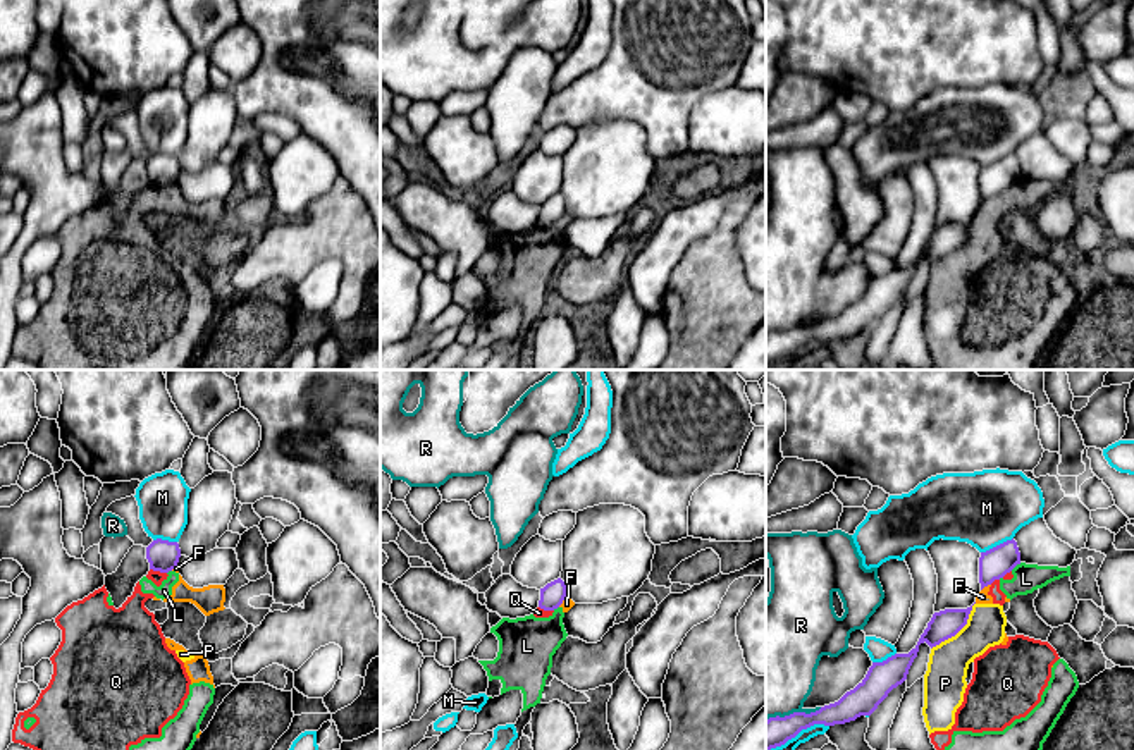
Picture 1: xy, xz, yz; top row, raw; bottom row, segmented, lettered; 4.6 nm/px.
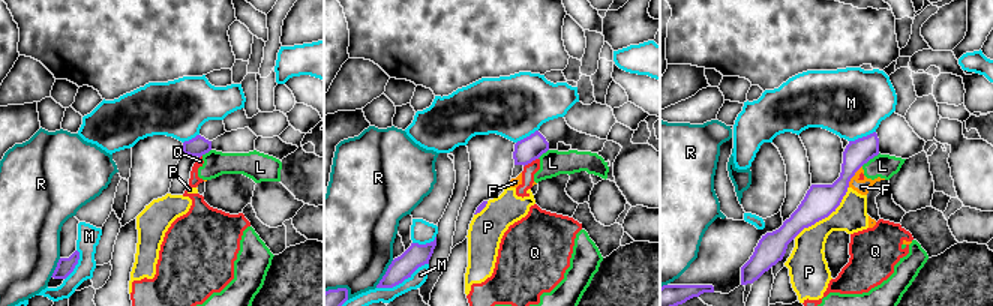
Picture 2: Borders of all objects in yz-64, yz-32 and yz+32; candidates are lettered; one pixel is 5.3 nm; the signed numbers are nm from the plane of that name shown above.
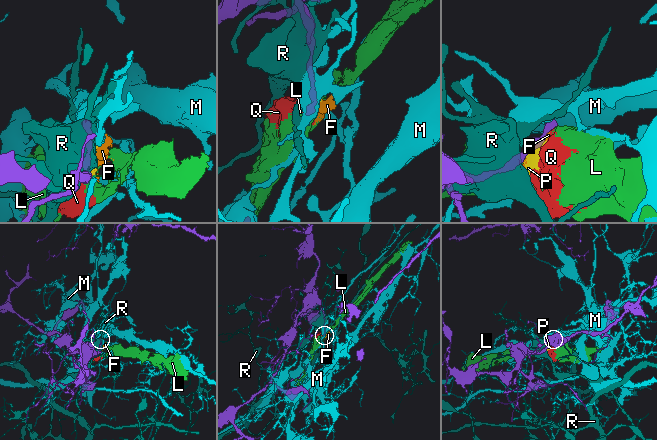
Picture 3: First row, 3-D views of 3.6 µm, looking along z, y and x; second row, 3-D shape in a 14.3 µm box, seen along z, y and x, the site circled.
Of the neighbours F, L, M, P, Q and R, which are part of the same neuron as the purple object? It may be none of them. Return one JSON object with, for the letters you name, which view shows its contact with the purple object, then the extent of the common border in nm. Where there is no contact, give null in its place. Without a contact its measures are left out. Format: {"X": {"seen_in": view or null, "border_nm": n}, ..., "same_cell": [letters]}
{"same_cell": []}

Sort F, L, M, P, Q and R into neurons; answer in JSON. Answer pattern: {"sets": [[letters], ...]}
{"sets": [["F", "L", "P", "Q"], ["M"], ["R"]]}

